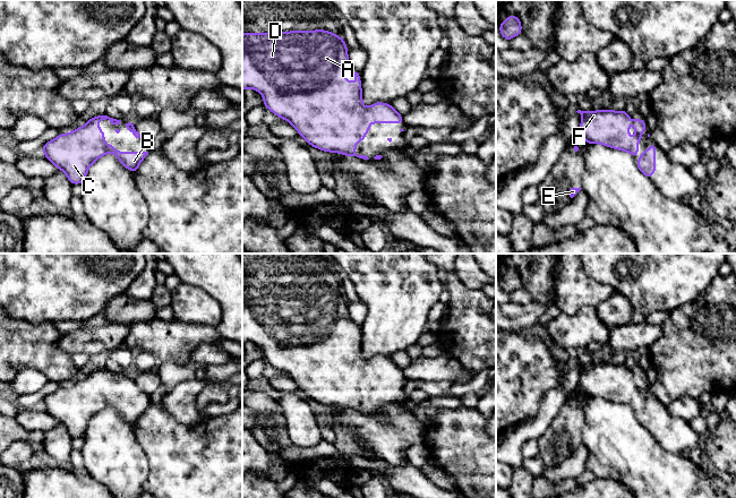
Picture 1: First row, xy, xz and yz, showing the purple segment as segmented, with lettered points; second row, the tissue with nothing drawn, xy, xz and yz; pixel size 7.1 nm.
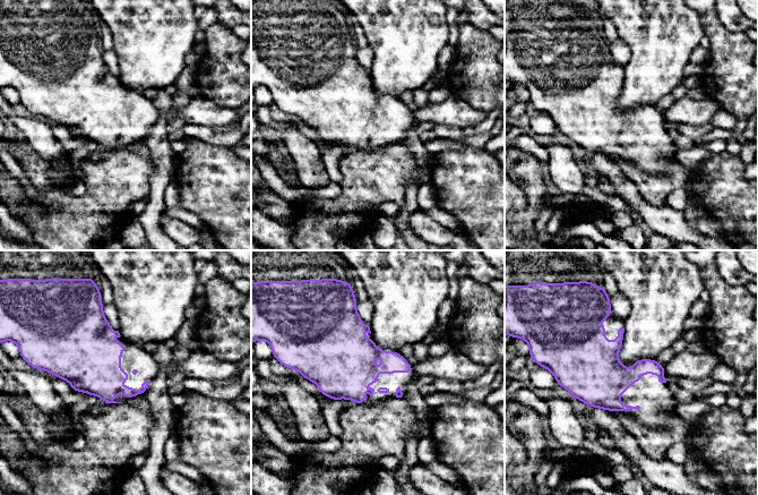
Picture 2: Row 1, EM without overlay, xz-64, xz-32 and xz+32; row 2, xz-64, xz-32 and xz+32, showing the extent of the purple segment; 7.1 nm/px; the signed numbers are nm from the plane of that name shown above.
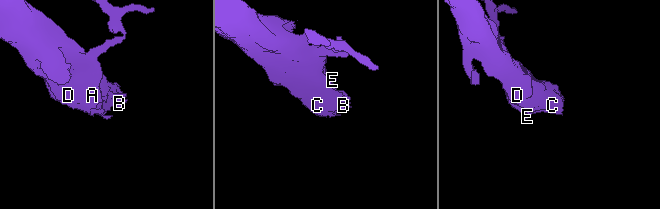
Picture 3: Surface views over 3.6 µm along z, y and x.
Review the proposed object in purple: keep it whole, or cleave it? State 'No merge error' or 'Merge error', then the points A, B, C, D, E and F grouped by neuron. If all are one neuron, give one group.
No merge error. Groups: A B C D E F

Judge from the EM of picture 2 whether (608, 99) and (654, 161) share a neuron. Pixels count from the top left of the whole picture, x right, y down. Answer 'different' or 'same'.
same

